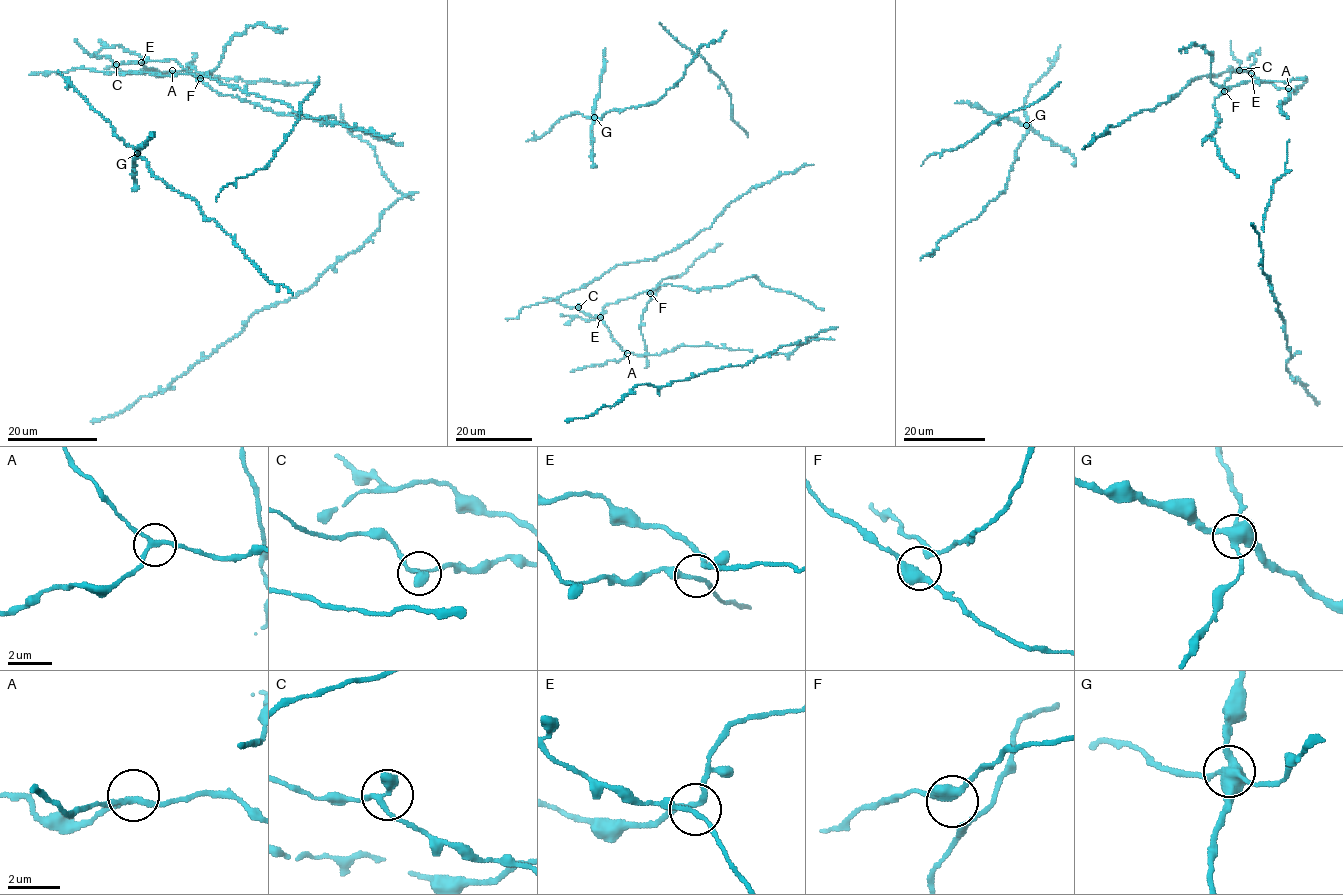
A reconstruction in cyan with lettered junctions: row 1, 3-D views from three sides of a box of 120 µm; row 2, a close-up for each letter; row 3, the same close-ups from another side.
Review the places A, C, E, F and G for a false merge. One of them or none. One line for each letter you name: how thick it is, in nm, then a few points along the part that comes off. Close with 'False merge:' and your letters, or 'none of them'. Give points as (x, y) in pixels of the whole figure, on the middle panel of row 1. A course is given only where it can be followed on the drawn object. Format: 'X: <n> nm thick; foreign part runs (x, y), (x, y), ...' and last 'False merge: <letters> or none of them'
G: 480 nm thick; foreign part runs (594, 117), (605, 48)
False merge: G

